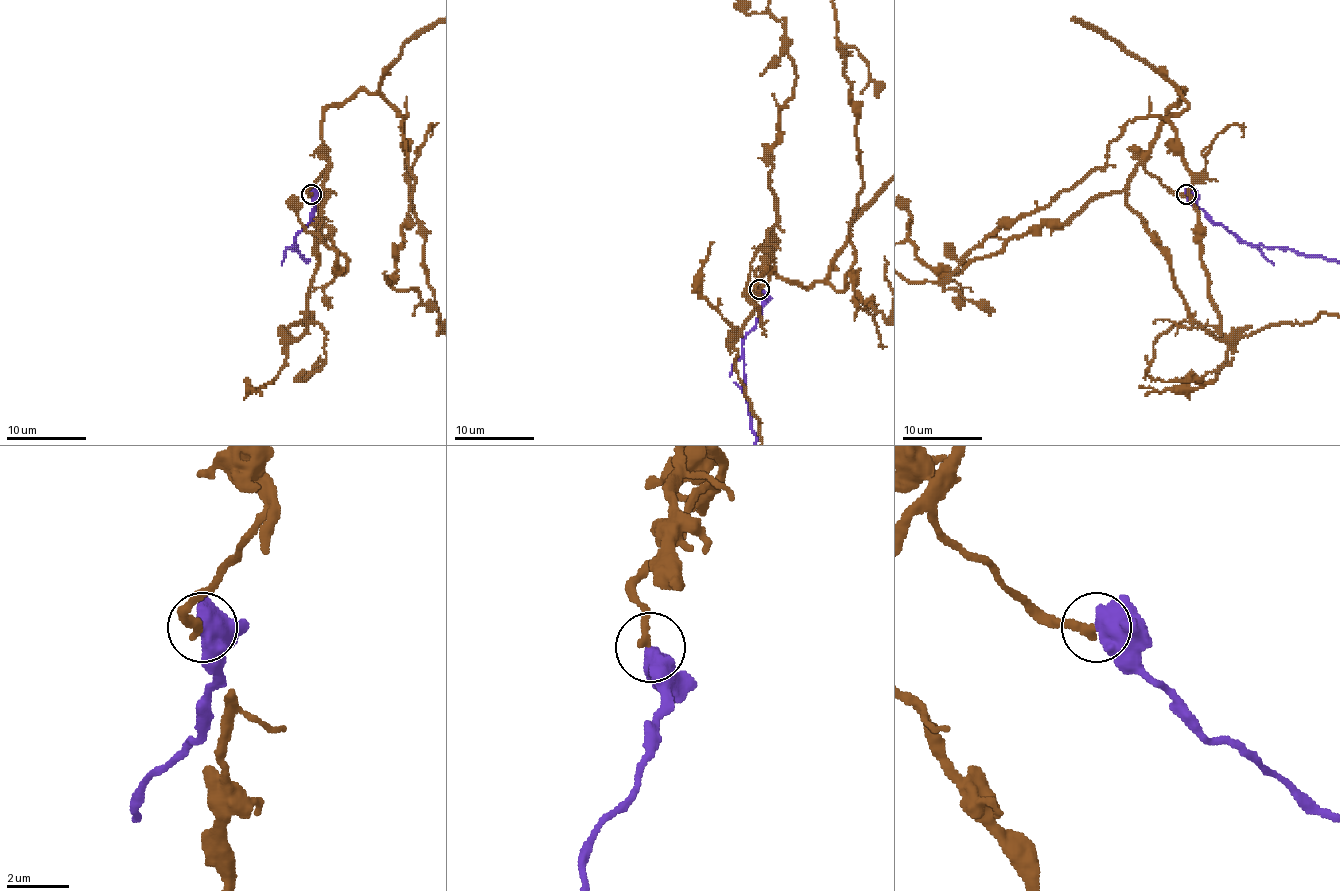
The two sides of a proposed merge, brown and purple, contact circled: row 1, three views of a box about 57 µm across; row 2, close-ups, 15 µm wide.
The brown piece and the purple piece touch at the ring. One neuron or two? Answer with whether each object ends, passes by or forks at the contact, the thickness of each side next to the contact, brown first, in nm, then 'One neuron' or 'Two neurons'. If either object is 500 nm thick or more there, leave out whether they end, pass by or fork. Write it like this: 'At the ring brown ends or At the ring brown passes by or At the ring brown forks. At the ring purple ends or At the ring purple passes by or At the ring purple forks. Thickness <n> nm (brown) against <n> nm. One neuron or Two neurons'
Thickness 280 nm (brown) against 700 nm. One neuron

